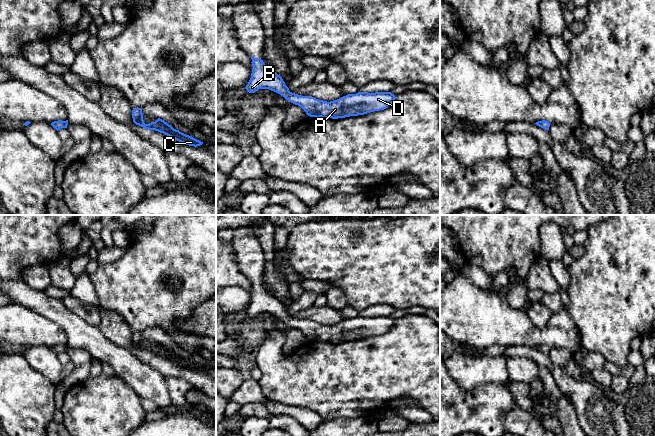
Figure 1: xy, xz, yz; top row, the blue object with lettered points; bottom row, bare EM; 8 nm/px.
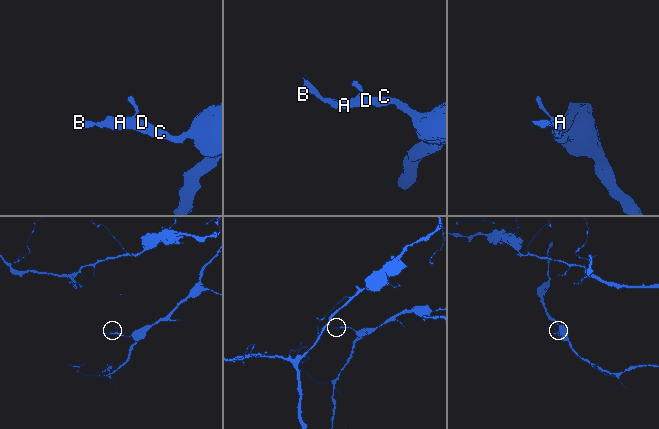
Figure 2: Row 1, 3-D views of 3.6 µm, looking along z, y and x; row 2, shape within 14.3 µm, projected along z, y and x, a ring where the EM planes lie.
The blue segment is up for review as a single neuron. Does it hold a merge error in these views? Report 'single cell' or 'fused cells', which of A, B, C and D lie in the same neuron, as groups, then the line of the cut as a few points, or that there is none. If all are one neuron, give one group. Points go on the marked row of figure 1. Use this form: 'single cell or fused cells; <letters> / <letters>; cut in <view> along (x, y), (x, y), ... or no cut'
single cell; A B C D; no cut

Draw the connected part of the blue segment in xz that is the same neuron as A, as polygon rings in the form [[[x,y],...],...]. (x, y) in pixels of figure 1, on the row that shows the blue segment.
[[[250,57],[253,69],[245,89],[249,93],[255,93],[259,89],[274,91],[289,102],[300,106],[310,117],[338,119],[364,115],[384,110],[395,100],[395,95],[391,92],[358,92],[330,102],[312,96],[301,96],[290,92],[282,77],[270,71],[263,60]]]

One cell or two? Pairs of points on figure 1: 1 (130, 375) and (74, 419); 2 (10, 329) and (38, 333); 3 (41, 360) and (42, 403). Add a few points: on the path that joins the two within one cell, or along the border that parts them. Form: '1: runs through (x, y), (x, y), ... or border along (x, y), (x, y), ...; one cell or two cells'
1: border along (115, 373), (139, 397); two cells
2: runs through (17, 329), (31, 329); one cell
3: border along (24, 357), (34, 369), (42, 373), (55, 386); two cells

